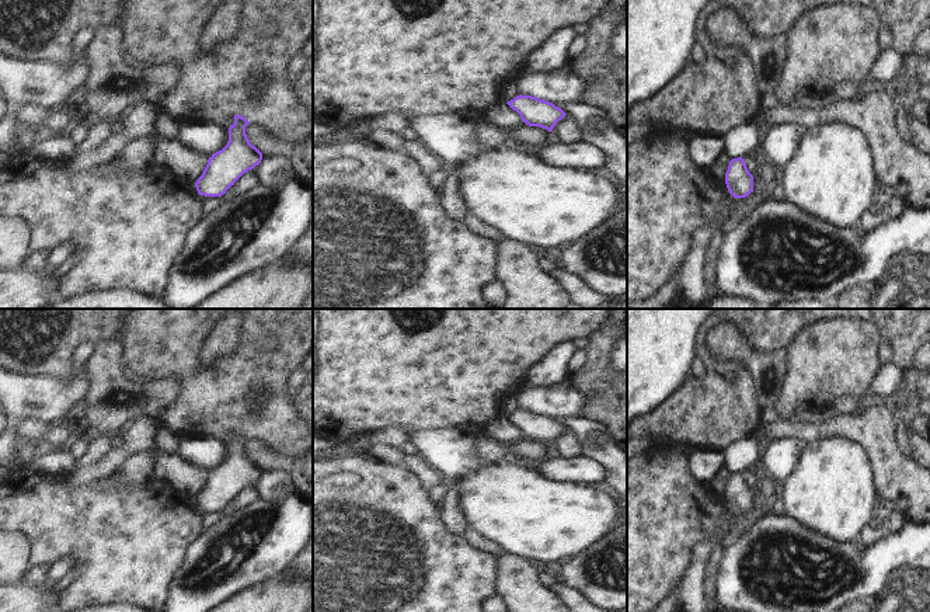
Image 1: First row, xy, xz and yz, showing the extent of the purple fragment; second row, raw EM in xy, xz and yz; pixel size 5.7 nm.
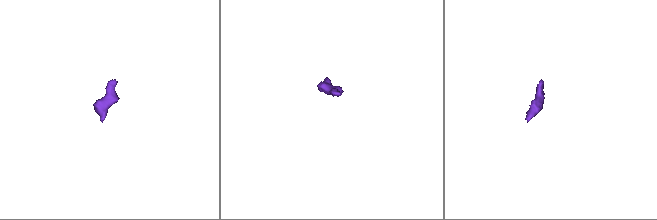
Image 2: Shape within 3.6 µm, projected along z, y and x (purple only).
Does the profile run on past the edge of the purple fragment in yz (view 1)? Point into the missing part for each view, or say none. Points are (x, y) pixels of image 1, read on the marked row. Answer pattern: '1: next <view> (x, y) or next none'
1: next none

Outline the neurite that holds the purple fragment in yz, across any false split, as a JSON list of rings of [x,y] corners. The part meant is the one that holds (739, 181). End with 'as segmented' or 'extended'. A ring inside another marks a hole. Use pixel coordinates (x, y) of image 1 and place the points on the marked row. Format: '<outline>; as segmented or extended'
[[[742,157],[729,161],[725,184],[734,198],[745,198],[753,192],[753,175],[749,173]]]; as segmented

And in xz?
[[[518,95],[506,102],[516,111],[522,121],[529,126],[540,126],[548,132],[561,121],[567,114],[555,107],[553,102],[532,97]]]; as segmented

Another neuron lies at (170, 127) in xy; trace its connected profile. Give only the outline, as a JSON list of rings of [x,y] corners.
[[[163,112],[157,128],[164,138],[180,139],[182,125],[184,122],[181,122],[174,114]]]

